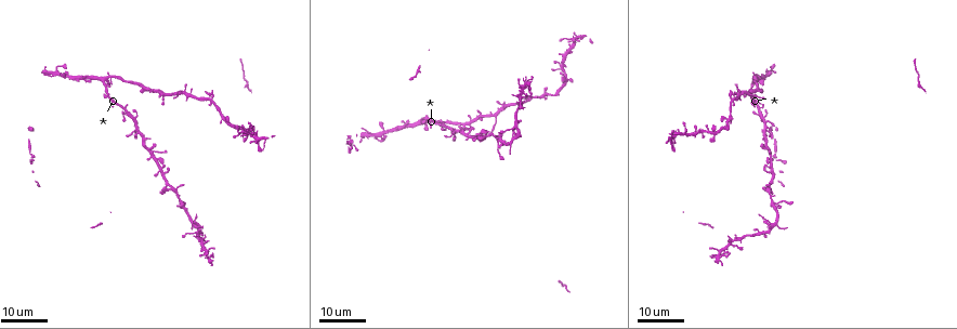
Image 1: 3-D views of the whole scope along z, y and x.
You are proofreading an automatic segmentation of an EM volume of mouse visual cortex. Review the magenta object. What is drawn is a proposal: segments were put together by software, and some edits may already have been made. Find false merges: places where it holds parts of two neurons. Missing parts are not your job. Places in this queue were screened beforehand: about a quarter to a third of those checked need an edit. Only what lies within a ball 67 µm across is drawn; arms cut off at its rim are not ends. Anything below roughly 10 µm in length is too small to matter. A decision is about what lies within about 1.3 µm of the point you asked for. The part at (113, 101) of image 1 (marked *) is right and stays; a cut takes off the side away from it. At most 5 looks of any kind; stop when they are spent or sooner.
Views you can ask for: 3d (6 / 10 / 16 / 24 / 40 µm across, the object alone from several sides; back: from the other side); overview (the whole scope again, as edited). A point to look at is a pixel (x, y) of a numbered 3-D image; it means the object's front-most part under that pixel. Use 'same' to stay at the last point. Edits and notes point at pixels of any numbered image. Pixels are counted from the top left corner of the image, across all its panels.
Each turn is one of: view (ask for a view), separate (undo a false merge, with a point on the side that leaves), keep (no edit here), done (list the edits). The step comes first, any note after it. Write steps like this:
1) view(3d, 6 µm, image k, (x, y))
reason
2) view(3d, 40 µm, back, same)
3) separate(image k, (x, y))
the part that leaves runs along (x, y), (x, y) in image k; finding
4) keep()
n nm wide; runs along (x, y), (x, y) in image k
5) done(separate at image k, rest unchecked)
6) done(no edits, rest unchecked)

view(3d, 16 µm, image 1, (110, 79))
four or more arms meet

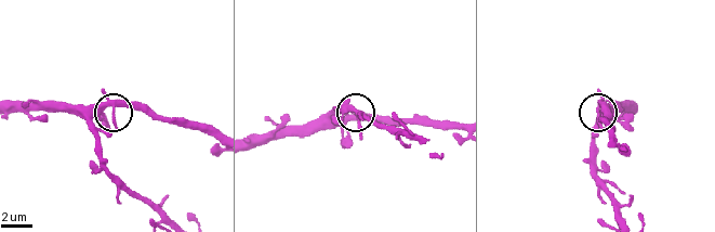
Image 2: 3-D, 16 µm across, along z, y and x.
view(3d, 10 µm, image 2, (113, 107))

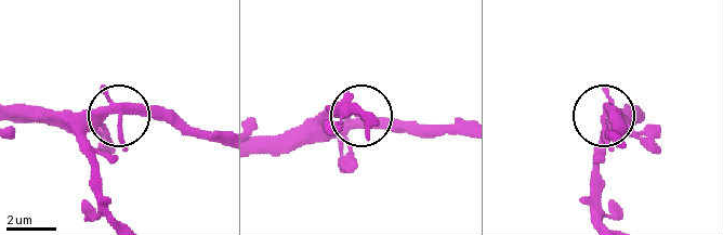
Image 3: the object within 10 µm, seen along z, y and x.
keep()
runs along (114, 217), (100, 173), (122, 148), (120, 117), (172, 112) in image 3; continuous, no second neuron

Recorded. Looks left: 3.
view(3d, 24 µm, image 1, (209, 99))
small branch off a trunk

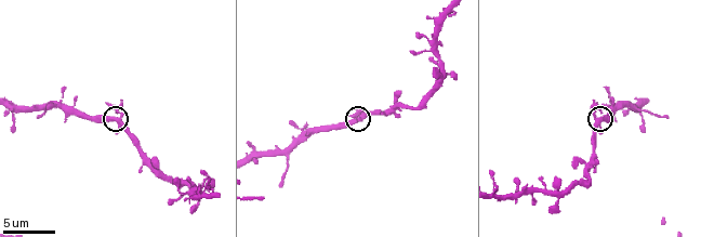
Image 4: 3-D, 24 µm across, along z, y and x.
view(3d, 10 µm, image 4, (599, 119))
closer look

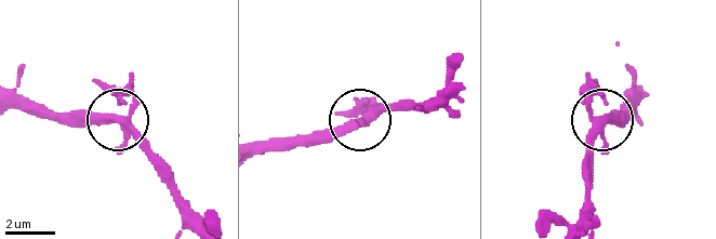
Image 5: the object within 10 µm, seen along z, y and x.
keep()
runs along (259, 154), (340, 135), (399, 104) in image 5; continuous, no second neuron

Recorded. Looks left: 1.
done(no edits, rest unchecked)

